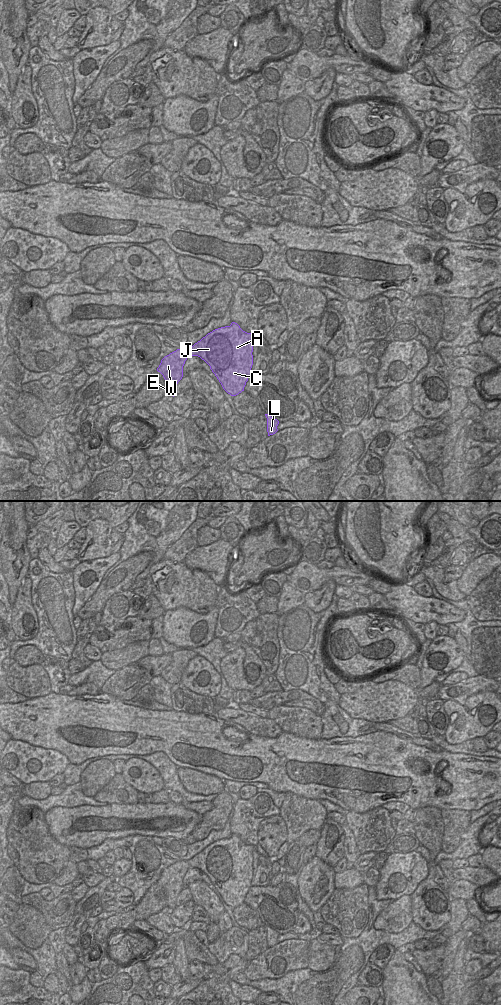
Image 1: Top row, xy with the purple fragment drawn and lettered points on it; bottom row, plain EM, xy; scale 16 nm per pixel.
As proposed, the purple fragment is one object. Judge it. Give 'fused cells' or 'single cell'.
single cell

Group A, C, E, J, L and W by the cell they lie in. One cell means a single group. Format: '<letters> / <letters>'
A C E J L W

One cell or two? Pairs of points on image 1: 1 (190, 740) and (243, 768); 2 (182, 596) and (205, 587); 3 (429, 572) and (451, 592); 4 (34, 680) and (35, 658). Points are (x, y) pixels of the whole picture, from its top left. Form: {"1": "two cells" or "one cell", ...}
{"1": "one cell", "2": "one cell", "3": "one cell", "4": "two cells"}

